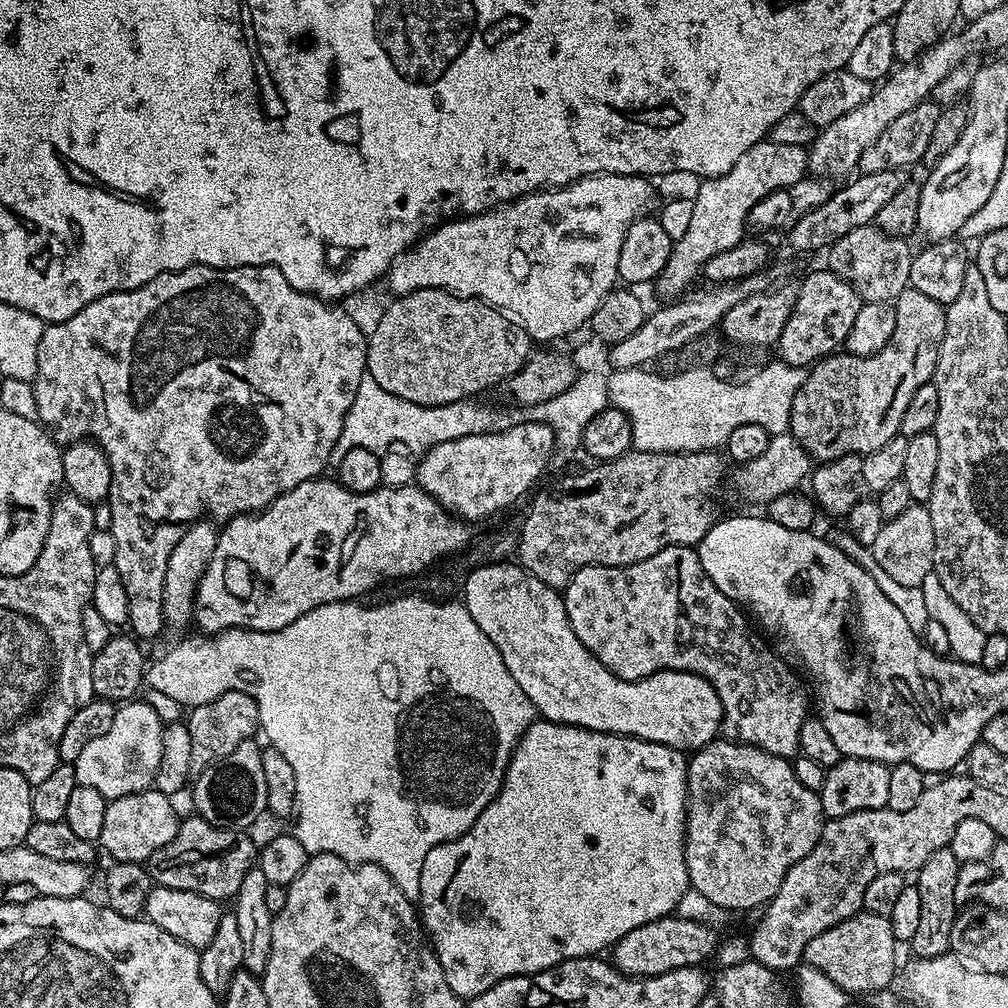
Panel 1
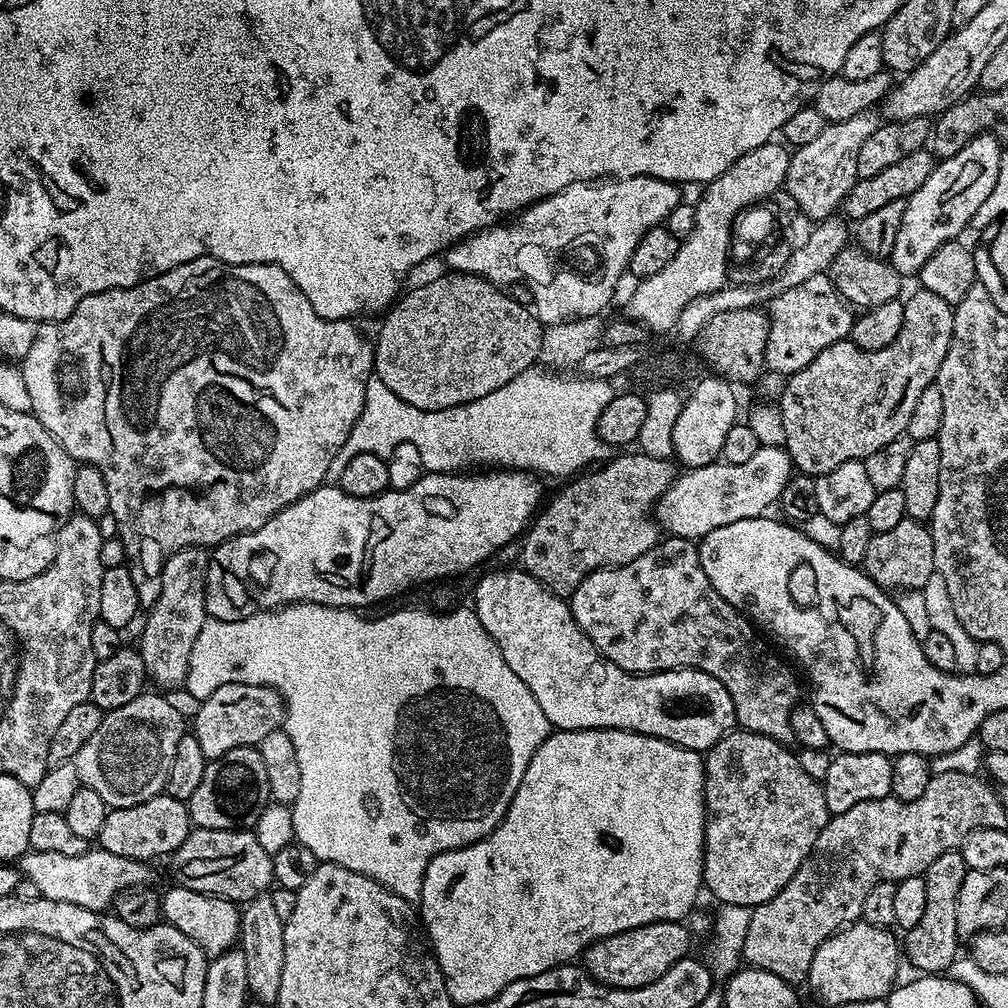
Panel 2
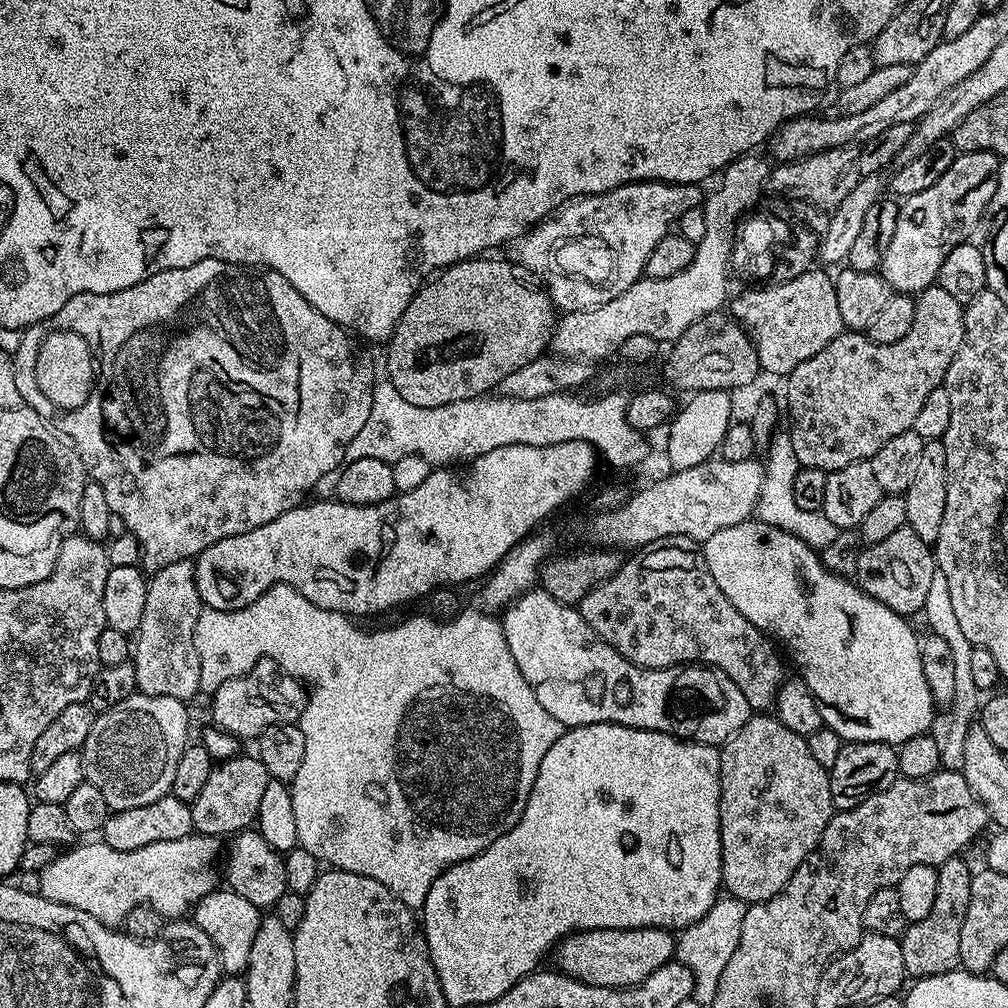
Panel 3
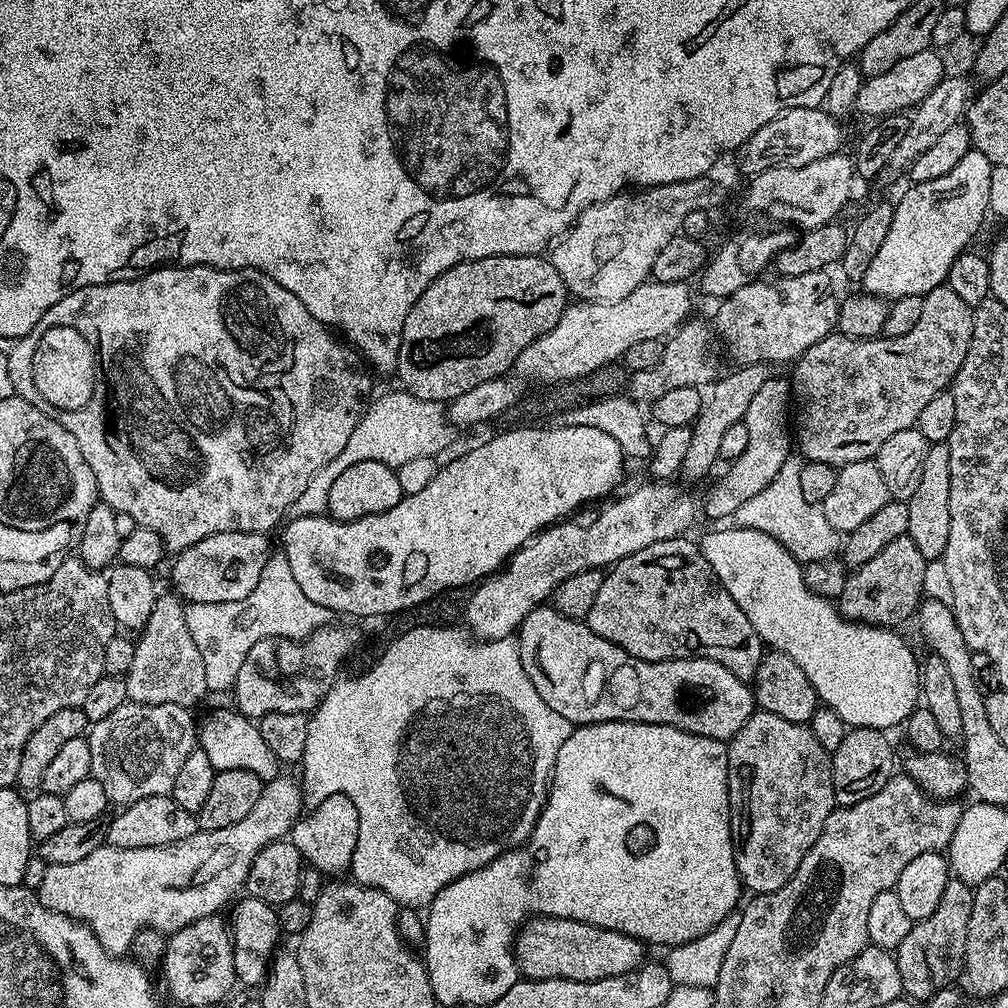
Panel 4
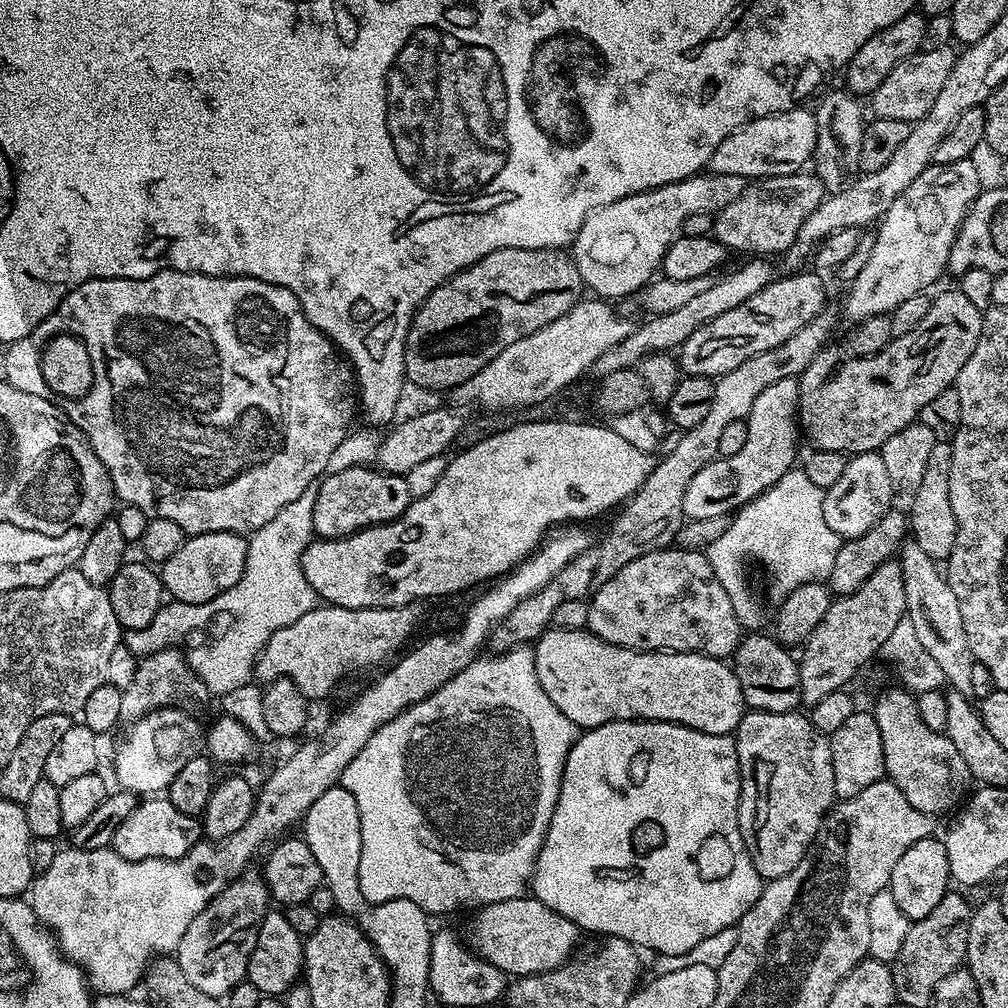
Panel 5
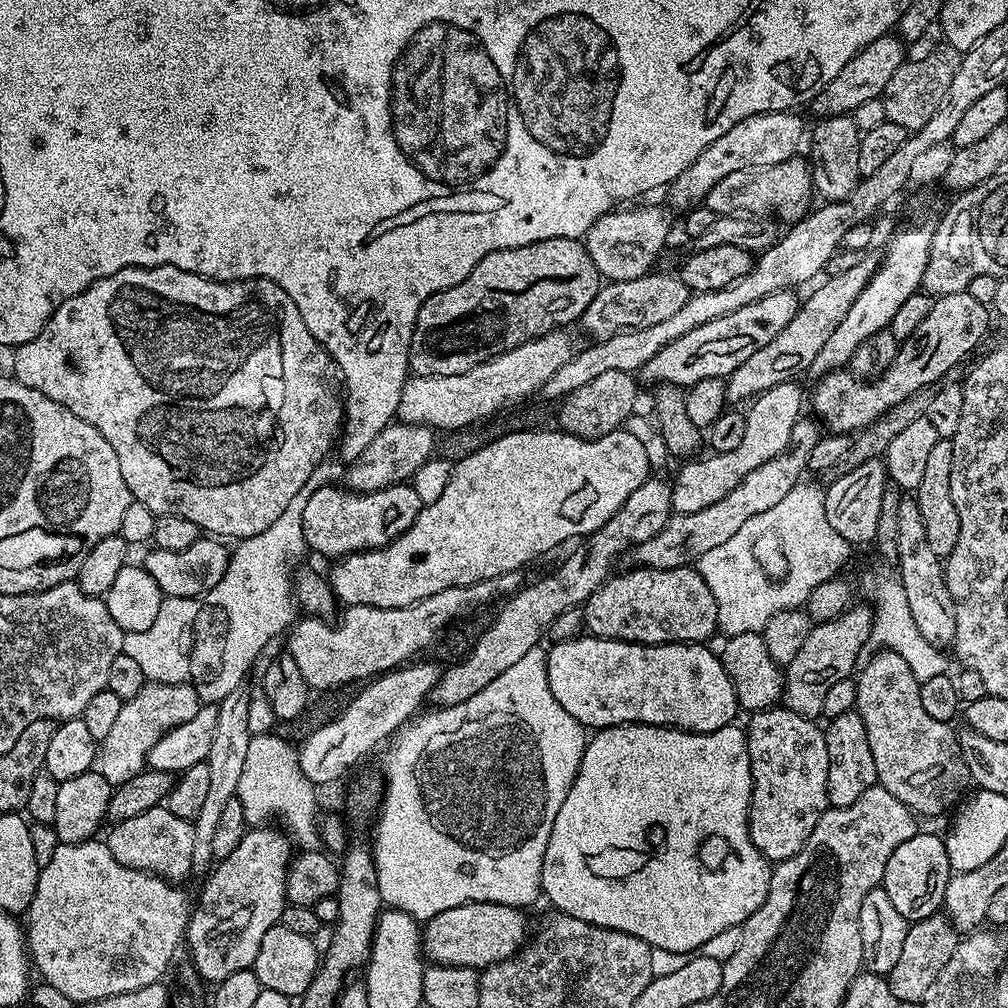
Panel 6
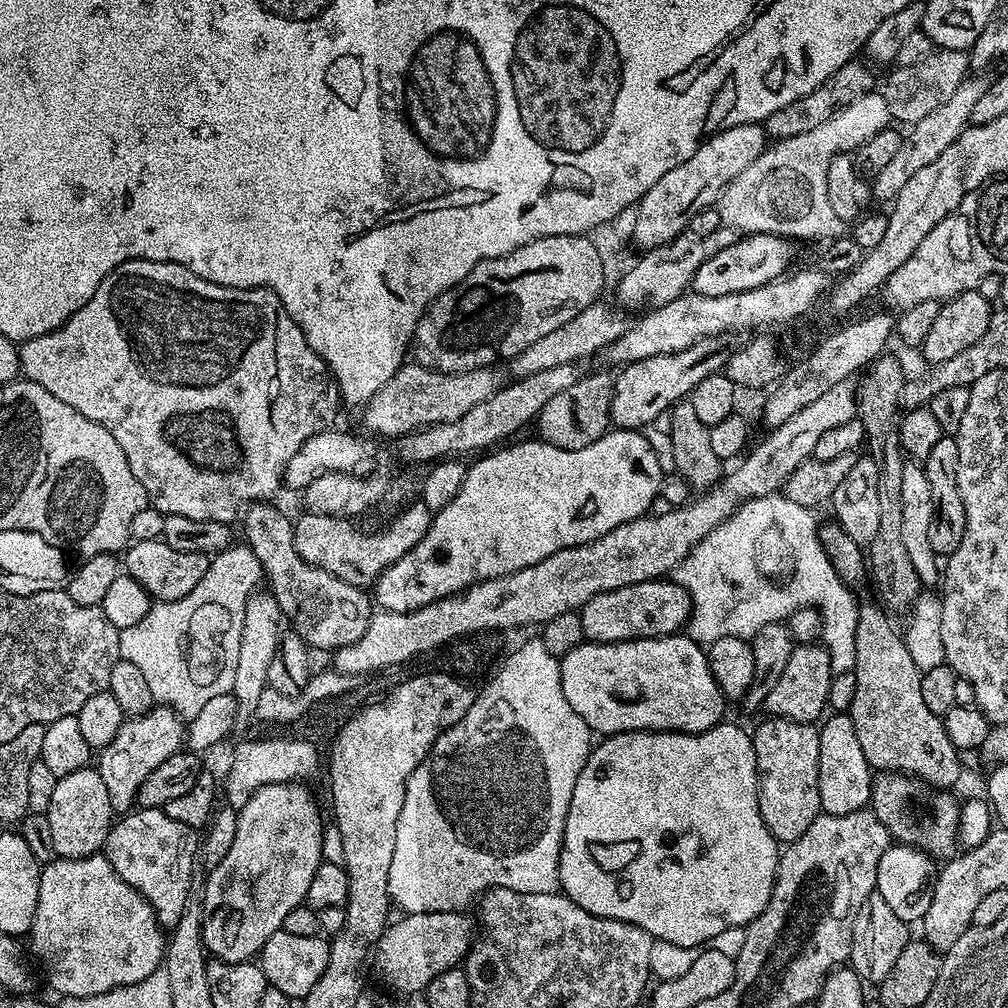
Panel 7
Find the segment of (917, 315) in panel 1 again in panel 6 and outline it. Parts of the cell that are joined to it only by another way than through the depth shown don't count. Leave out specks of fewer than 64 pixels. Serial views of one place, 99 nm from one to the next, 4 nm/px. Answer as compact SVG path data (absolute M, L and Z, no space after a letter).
M955 292L935 297L930 306L930 314L926 314L918 330L914 330L914 334L910 334L910 338L906 338L901 343L894 362L885 372L881 372L875 378L864 379L853 376L851 371L837 370L828 372L815 381L816 389L812 392L815 419L832 434L855 434L864 431L865 428L871 428L875 420L882 418L882 414L886 414L894 406L898 406L898 402L910 398L915 392L923 392L939 385L947 377L944 376L947 372L954 371L983 342L984 335L988 332L988 312L990 316L989 305L970 298L968 292Z

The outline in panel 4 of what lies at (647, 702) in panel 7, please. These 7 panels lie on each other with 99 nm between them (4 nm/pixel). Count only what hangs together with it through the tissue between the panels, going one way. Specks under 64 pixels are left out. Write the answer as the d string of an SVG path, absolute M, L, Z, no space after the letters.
M551 606L530 610L520 624L518 639L522 666L526 674L530 674L530 682L534 682L534 690L542 694L550 710L558 710L558 714L562 714L562 718L574 726L632 720L636 724L669 724L699 736L727 742L738 734L738 730L742 730L742 726L746 726L757 707L753 689L745 681L734 678L726 666L718 666L718 662L639 660L626 654L626 650L614 646L614 642L606 642L606 638L594 634L585 621L566 618Z

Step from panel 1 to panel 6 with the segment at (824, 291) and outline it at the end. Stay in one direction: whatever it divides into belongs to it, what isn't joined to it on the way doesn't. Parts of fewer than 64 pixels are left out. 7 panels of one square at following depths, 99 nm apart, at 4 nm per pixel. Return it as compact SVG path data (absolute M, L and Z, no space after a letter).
M795 291L770 294L758 302L750 302L750 306L742 306L742 310L734 310L734 314L726 314L722 318L714 318L698 330L690 330L690 334L682 334L682 338L674 338L670 346L662 346L646 366L638 373L639 379L651 386L676 384L682 389L689 389L693 384L702 382L702 378L727 378L750 354L762 350L766 342L778 338L786 324L794 318L802 303Z

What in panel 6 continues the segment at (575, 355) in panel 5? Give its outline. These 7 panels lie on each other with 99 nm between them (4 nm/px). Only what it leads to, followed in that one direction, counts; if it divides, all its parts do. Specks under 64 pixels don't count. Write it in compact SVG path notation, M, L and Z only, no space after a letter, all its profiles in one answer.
M557 330L555 332L548 332L545 336L539 336L534 338L530 342L526 342L522 346L514 346L514 350L506 350L502 354L498 354L494 358L490 358L486 362L482 362L478 366L474 366L474 370L466 370L466 374L446 374L445 376L418 376L415 374L409 375L408 381L404 383L404 389L402 390L402 398L398 402L398 410L396 411L397 417L403 423L406 424L425 424L426 427L433 430L451 430L454 428L470 428L479 425L481 422L487 421L489 418L495 417L497 414L503 413L505 409L509 406L519 405L521 402L527 401L529 398L527 396L532 396L543 389L546 382L550 382L550 378L554 378L554 374L558 374L558 369L560 369L566 362L570 362L572 353L574 351L574 345L572 345L572 340L568 337L569 333L564 330Z

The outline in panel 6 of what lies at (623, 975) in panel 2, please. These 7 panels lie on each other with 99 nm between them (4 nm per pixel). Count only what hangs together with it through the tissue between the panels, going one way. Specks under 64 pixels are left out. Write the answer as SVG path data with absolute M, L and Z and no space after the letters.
M470 902L462 906L454 906L454 910L442 910L442 914L430 918L423 925L423 955L432 964L441 964L442 966L477 970L489 968L491 964L509 960L513 954L524 947L530 936L528 920L524 915L525 913L519 908L494 902Z

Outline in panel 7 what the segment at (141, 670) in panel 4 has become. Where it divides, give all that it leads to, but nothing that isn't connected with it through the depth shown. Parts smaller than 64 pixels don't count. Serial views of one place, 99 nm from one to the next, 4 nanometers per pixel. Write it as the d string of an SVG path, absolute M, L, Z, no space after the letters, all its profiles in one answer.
M153 706L146 714L125 719L114 742L110 742L98 752L98 771L102 782L106 782L113 813L127 814L133 811L142 782L145 782L162 762L181 751L185 740L185 721L173 708Z

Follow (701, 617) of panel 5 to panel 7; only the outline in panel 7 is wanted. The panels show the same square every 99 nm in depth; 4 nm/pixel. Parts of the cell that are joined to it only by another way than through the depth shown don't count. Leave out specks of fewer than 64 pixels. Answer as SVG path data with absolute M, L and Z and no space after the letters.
M672 578L647 580L618 590L606 590L592 596L579 609L582 630L589 641L597 644L616 644L620 640L645 640L655 636L679 633L692 614L692 599L687 590Z

